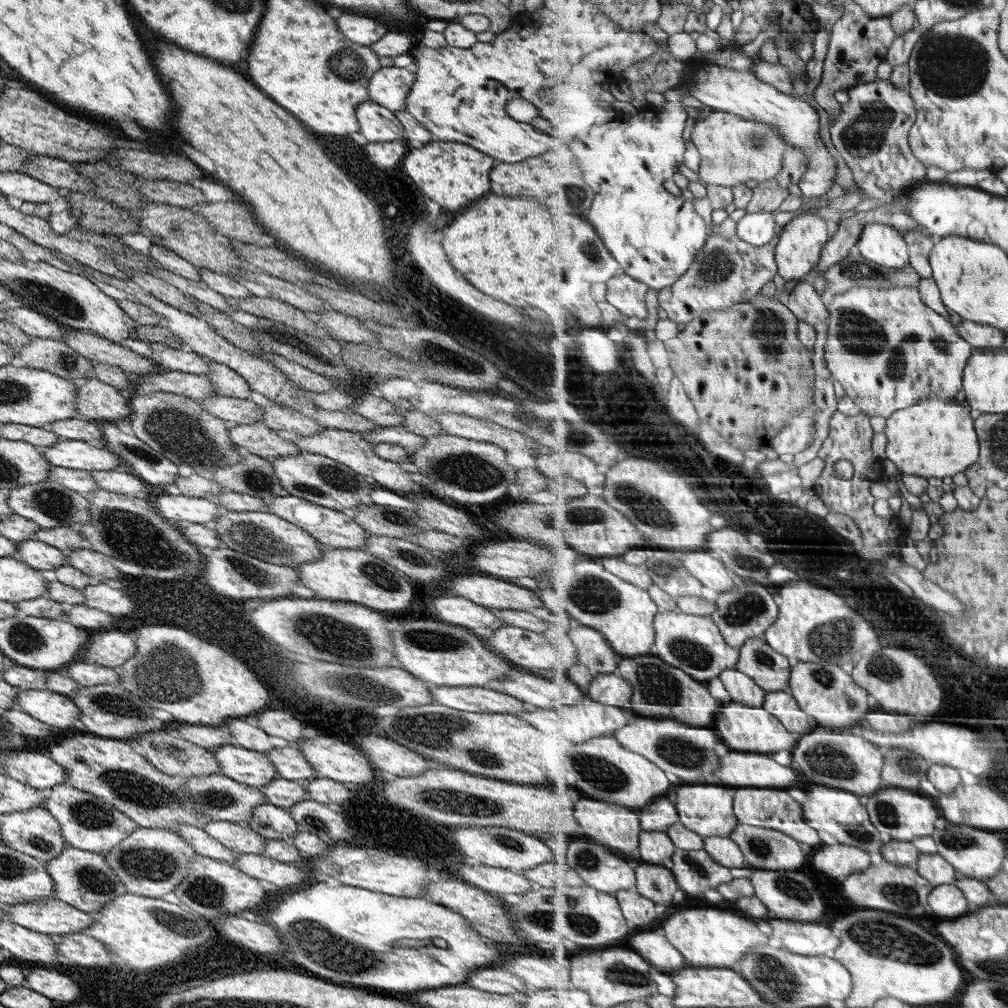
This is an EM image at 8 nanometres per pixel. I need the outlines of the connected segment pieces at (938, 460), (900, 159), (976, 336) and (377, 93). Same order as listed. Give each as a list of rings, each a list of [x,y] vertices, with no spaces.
[[[940,397],[924,399],[898,410],[887,419],[886,458],[899,468],[900,473],[942,479],[967,470],[979,460],[979,436],[975,432],[971,409],[967,410],[951,399],[945,400]]]
[[[877,79],[872,83],[863,83],[847,90],[852,100],[840,105],[841,112],[832,116],[834,122],[829,131],[831,139],[839,154],[845,160],[853,174],[853,180],[864,195],[877,198],[882,203],[892,202],[915,183],[925,180],[928,166],[919,160],[910,146],[910,132],[918,120],[918,108],[907,89],[896,86],[889,79]]]
[[[964,319],[955,322],[954,326],[959,331],[959,335],[970,342],[975,349],[1006,348],[1007,334],[1003,330]]]
[[[380,67],[368,80],[368,99],[392,113],[403,111],[414,78],[415,75],[405,68]]]

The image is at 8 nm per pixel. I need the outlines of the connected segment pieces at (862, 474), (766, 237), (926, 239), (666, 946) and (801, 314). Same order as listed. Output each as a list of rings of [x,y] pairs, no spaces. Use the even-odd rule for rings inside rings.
[[[836,409],[829,418],[829,431],[817,456],[826,462],[825,472],[819,479],[817,489],[819,497],[823,498],[829,510],[851,517],[861,532],[861,543],[865,548],[881,548],[896,544],[900,549],[909,536],[908,526],[900,525],[897,516],[884,518],[873,512],[875,496],[871,494],[869,486],[874,481],[879,481],[883,475],[880,471],[880,459],[875,456],[872,445],[875,438],[875,430],[870,423],[870,415],[860,412],[857,416],[847,416]],[[848,460],[852,463],[854,474],[850,479],[843,479],[835,472],[835,462]]]
[[[776,211],[747,213],[737,223],[737,235],[753,246],[767,246],[777,234]]]
[[[921,230],[909,231],[904,235],[910,250],[911,266],[925,278],[934,276],[930,263],[930,254],[936,243],[936,238]]]
[[[660,930],[637,934],[631,940],[629,947],[642,954],[647,962],[651,962],[663,973],[681,970],[681,968],[689,966],[685,955],[675,945],[672,945]]]
[[[799,282],[793,287],[786,305],[799,321],[817,328],[819,332],[825,328],[825,321],[830,316],[829,307],[823,304],[821,295],[811,282]]]

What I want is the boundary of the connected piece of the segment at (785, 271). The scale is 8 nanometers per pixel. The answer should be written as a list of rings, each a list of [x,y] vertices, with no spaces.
[[[805,213],[789,220],[784,225],[784,231],[780,234],[776,246],[776,261],[778,262],[778,274],[788,280],[797,280],[811,272],[822,257],[824,246],[830,241],[832,231],[828,227],[828,220],[817,213]]]

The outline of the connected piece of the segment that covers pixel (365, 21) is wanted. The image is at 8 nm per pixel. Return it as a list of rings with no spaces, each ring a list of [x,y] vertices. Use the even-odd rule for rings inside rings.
[[[341,14],[336,25],[345,38],[366,47],[377,42],[389,29],[389,26],[379,19],[357,14]]]

